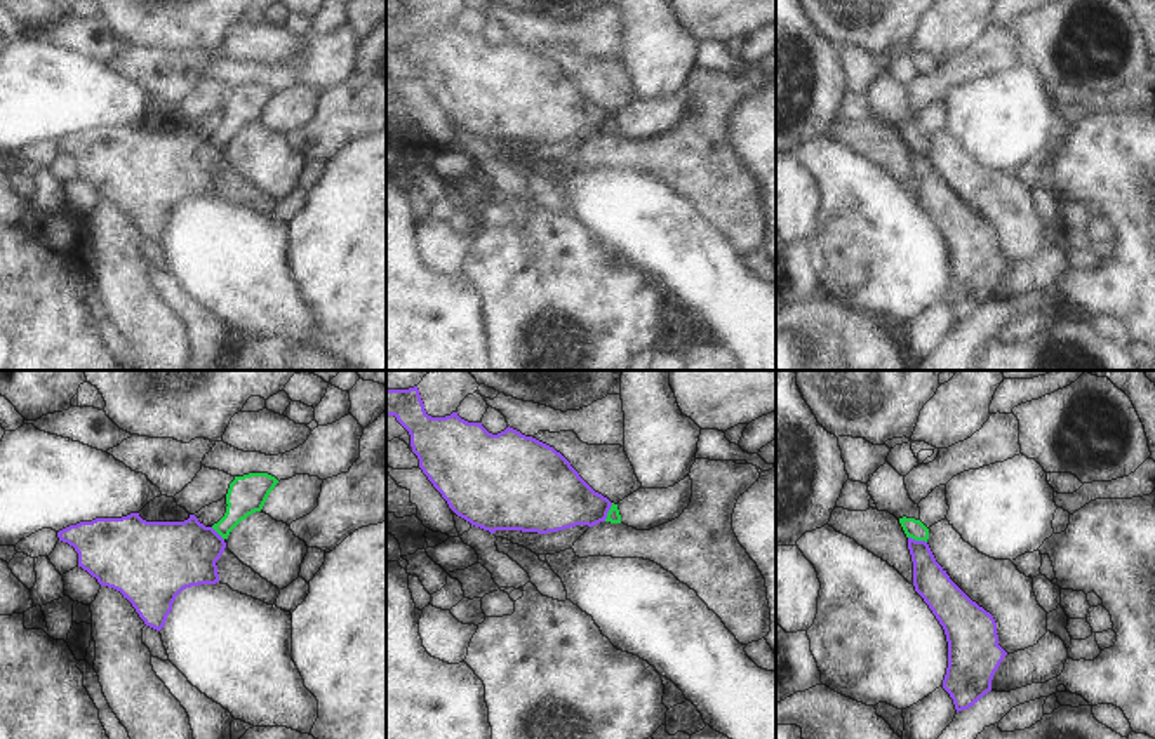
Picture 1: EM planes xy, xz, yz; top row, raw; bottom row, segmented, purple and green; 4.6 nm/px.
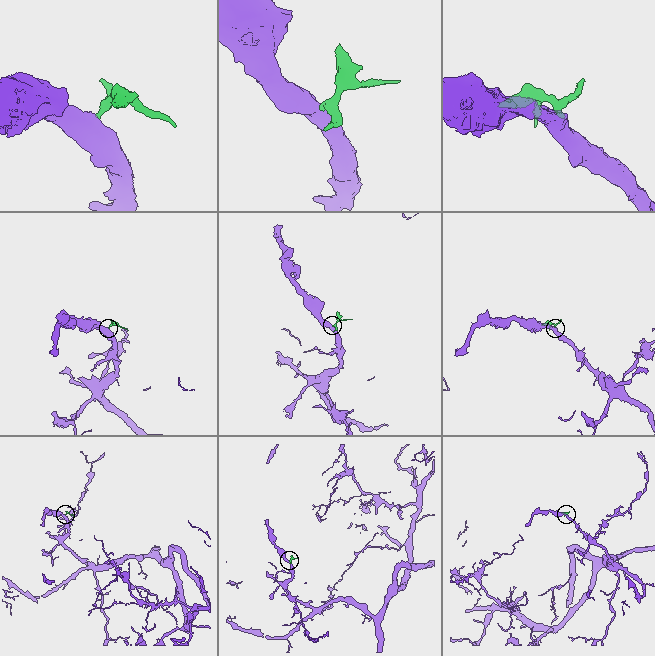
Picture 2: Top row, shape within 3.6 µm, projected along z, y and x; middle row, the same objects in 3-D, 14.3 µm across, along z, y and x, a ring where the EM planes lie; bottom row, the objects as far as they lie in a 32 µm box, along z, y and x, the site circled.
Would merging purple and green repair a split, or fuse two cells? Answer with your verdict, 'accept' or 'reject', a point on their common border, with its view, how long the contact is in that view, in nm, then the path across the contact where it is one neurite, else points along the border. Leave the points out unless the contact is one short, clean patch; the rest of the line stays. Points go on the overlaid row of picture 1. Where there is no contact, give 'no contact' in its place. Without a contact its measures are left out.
reject | xz (607, 512) | 100 nm | along xz (613, 503), (604, 520)

